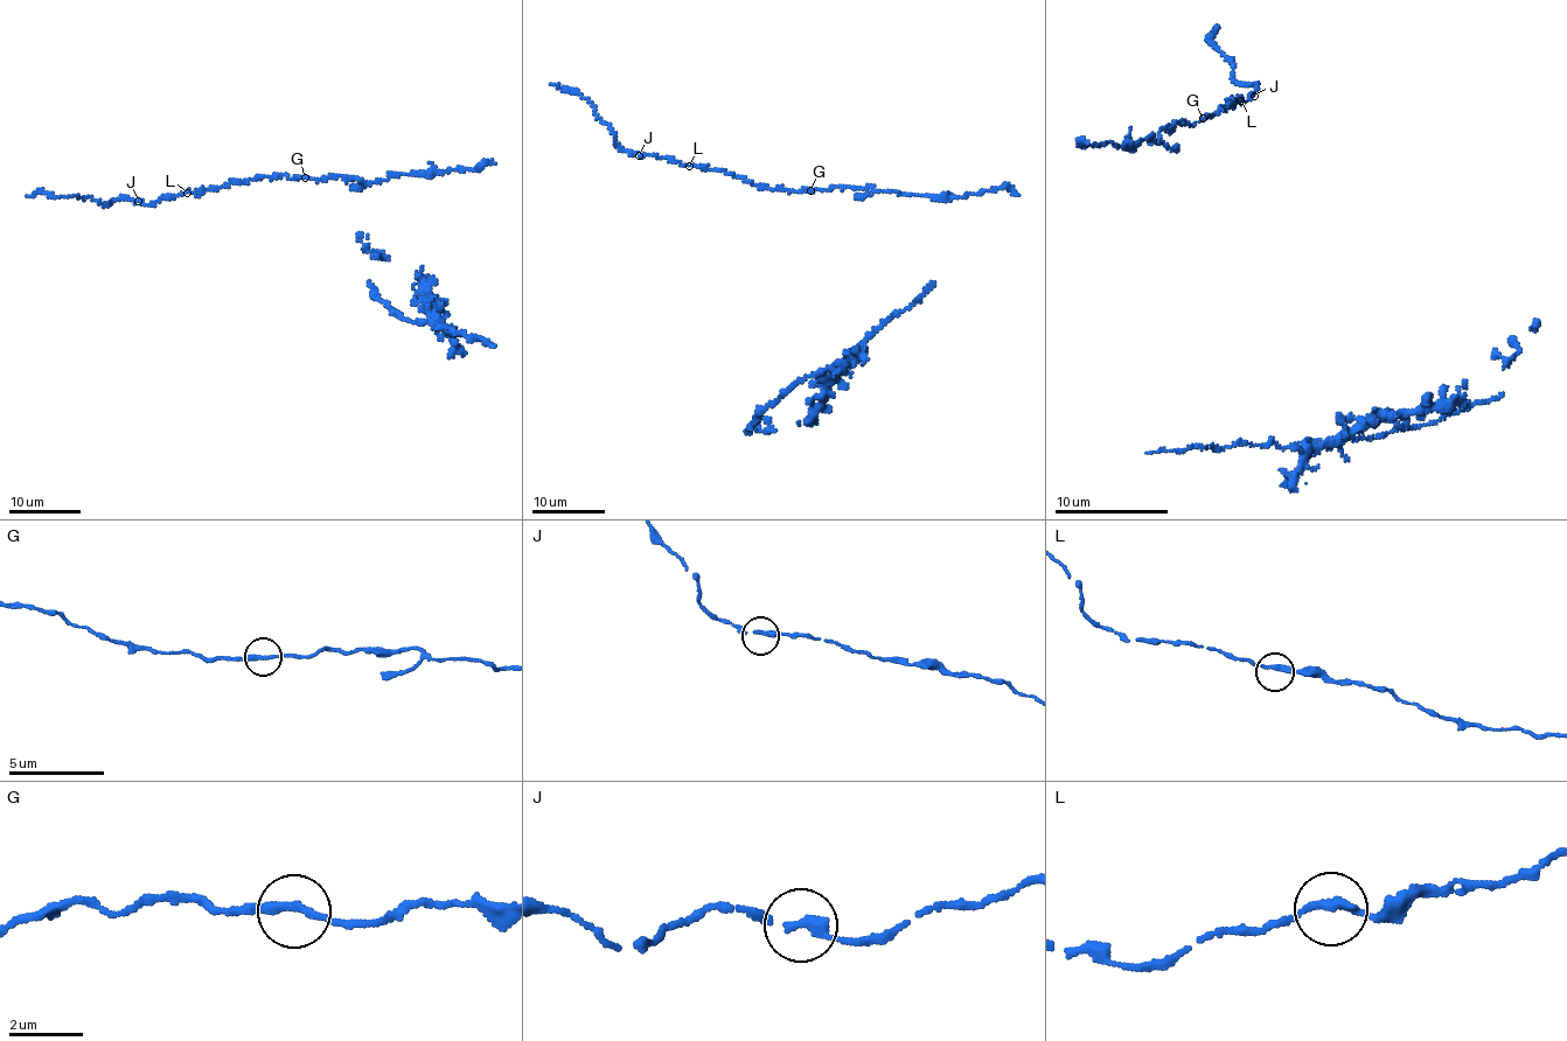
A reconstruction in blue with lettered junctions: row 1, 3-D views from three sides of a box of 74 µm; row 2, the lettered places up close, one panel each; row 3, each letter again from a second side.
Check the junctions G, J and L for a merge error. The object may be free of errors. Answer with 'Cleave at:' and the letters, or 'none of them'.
Cleave at: none of them

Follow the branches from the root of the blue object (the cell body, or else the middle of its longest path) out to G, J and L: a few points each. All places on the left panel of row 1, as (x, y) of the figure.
G: (431, 176), (392, 174), (384, 181), (367, 184), (359, 179), (336, 176), (321, 181), (305, 179)
J: (431, 176), (392, 174), (367, 184), (336, 176), (321, 181), (259, 175), (150, 204), (138, 201)
L: (431, 176), (392, 174), (367, 184), (336, 176), (321, 181), (259, 175), (187, 193)

